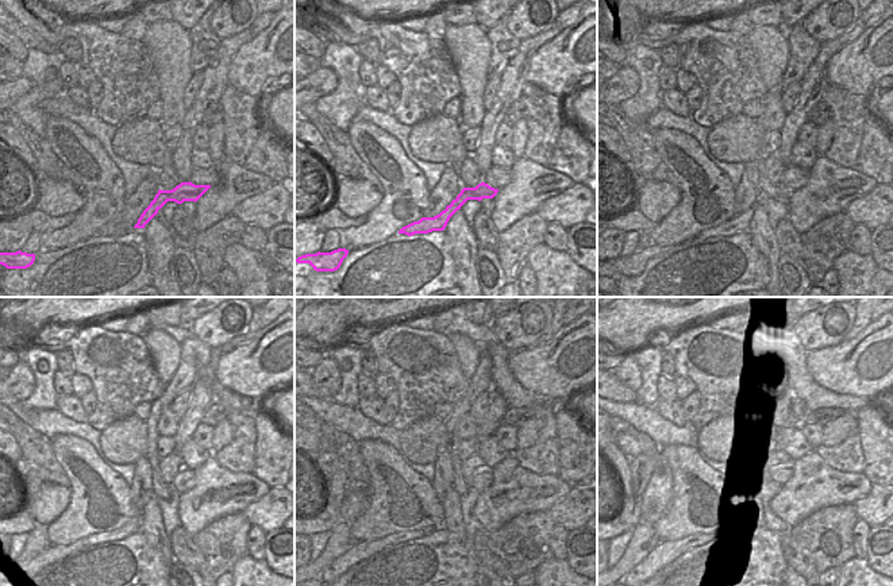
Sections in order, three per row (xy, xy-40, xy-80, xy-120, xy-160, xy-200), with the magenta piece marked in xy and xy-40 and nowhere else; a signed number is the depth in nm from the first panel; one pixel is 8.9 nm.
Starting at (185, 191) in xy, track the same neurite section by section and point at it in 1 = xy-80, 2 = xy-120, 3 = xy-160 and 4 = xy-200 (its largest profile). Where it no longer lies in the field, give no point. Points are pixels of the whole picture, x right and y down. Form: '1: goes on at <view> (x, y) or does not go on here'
1: goes on at xy-80 (739, 223)
2: goes on at xy-120 (27, 571)
3: goes on at xy-160 (360, 551)
4: goes on at xy-200 (664, 552)

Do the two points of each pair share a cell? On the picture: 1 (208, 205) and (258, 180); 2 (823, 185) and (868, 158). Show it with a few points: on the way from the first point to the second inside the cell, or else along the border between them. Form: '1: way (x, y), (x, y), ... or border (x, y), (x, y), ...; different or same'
1: way (220, 200), (227, 193), (243, 193), (246, 191); same
2: border (851, 168), (870, 176), (877, 182); different

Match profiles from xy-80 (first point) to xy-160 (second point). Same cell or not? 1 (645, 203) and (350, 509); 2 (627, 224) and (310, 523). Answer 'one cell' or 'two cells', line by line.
1: one cell
2: one cell

